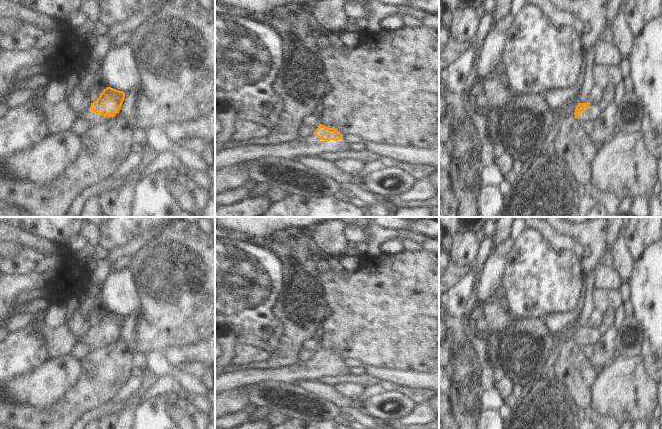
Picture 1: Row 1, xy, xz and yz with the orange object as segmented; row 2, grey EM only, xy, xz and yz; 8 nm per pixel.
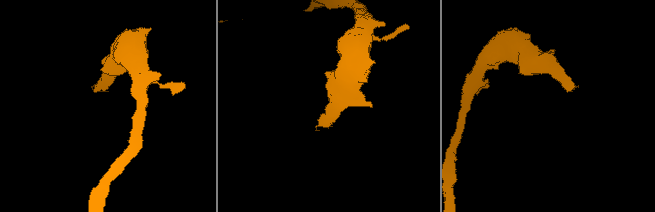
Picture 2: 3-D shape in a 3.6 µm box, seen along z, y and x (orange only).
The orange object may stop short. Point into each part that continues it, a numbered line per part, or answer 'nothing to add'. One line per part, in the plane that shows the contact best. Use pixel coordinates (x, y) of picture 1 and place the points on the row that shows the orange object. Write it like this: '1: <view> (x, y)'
1: xy (92, 117)

